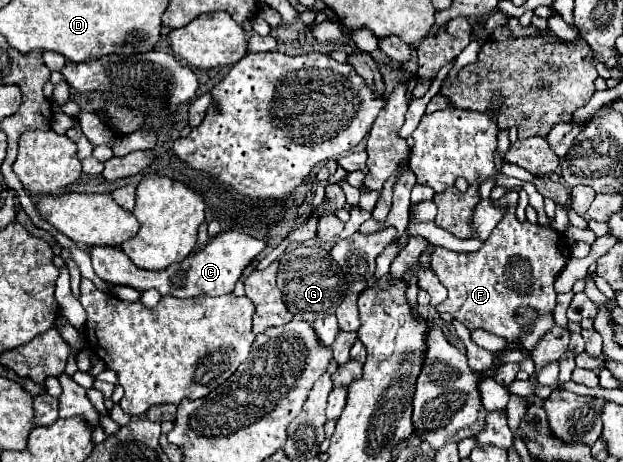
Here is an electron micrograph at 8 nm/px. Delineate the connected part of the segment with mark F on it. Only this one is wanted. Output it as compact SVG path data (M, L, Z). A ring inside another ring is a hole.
M516 191L506 193L494 203L498 207L506 207L506 215L480 251L454 253L446 251L444 247L434 247L432 269L436 271L440 283L448 289L446 301L438 305L436 311L450 313L456 321L464 323L468 331L484 329L492 335L504 337L506 341L520 339L526 349L532 349L534 343L538 343L538 339L554 325L554 281L568 259L566 237L552 227L520 223L514 215L514 209L518 205ZM524 305L534 307L540 313L540 319L532 325L530 333L522 333L522 327L518 327L516 323L516 309Z

